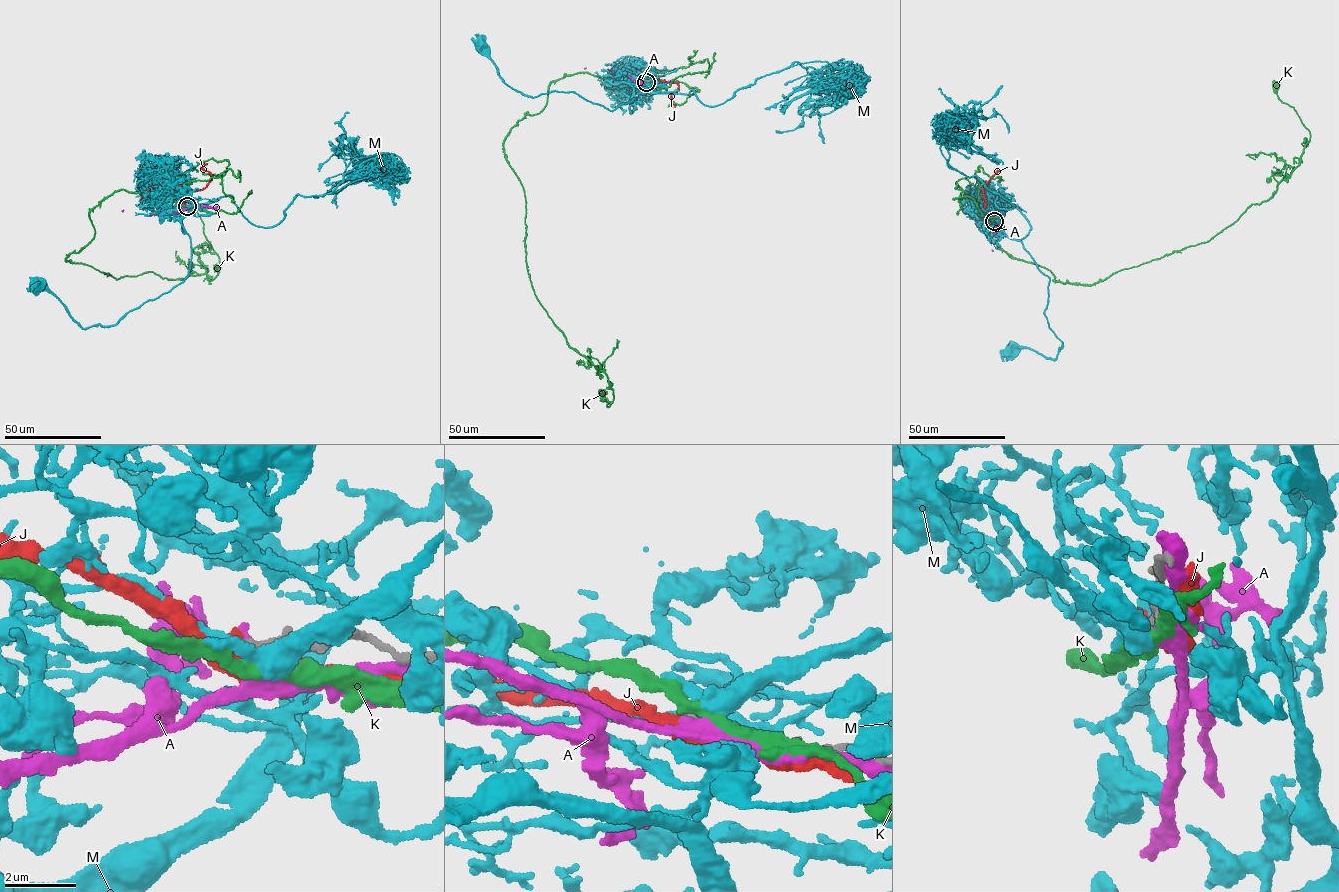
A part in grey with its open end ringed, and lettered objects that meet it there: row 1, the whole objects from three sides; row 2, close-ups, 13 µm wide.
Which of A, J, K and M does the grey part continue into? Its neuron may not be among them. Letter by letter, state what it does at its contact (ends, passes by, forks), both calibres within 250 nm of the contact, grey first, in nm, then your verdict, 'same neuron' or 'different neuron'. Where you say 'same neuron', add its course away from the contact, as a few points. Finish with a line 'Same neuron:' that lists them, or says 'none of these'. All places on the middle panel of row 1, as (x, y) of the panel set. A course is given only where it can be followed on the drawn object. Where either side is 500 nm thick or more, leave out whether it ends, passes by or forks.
A: 320 nm thick on the grey side, 550 nm on the other; different neuron
J: it passes by; 280 nm thick on the grey side, 440 nm on the other; different neuron
K: it passes by; 200 nm thick on the grey side, 400 nm on the other; different neuron
M: it forks there; 260 nm thick on the grey side, 200 nm on the other; same neuron; it runs (646, 81), (636, 80), (647, 87), (612, 110), (574, 92), (533, 97), (505, 83), (480, 47)
Same neuron: M

